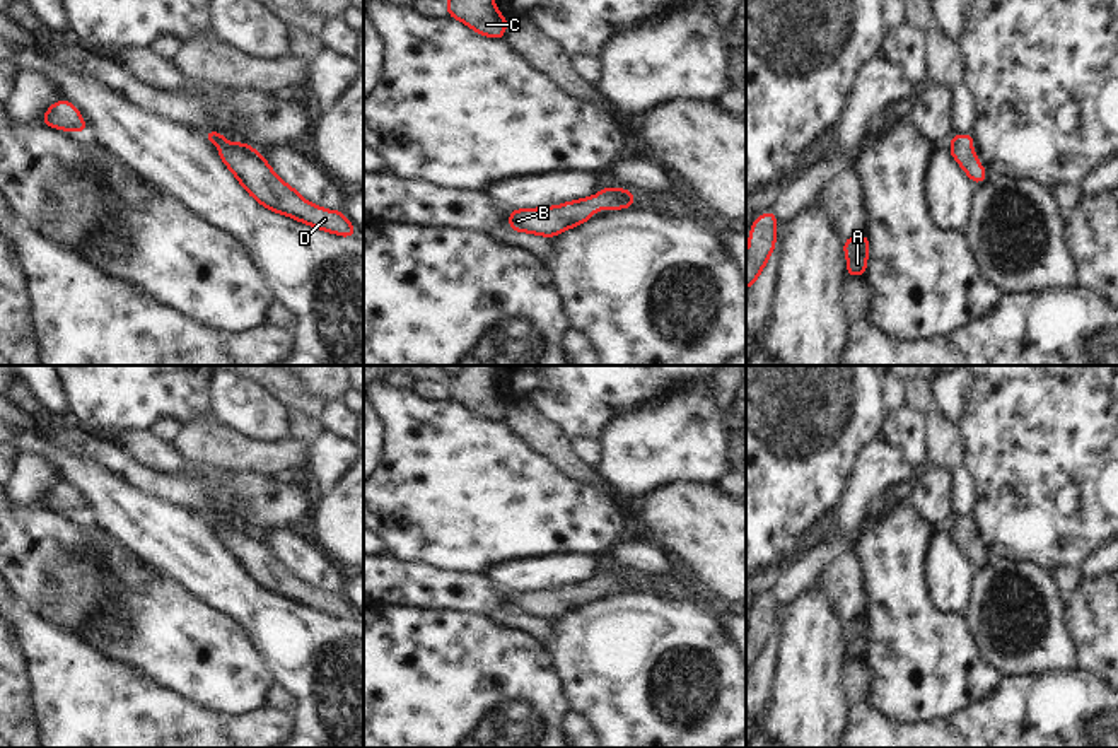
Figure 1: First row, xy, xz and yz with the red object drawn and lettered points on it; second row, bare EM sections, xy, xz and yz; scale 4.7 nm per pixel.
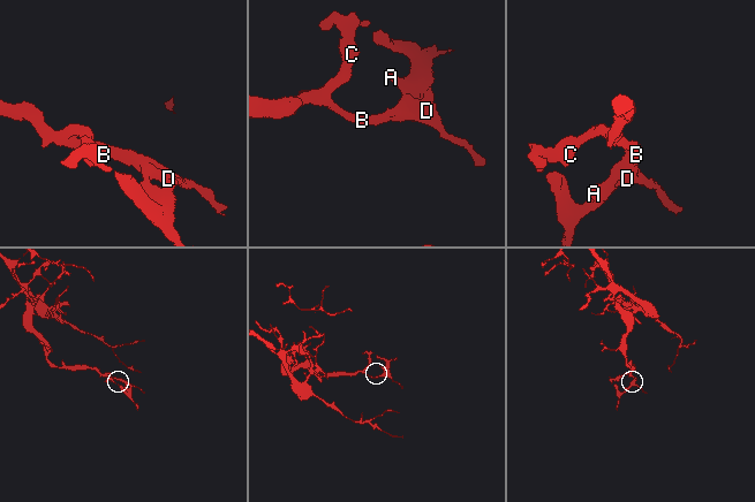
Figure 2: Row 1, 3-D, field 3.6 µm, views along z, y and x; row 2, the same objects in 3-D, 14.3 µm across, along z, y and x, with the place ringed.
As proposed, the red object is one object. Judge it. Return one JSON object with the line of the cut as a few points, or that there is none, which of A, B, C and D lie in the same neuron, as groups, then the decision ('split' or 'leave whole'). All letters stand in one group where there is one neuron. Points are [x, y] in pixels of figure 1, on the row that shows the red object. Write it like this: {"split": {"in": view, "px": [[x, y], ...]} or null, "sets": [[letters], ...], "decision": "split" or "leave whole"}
{"split": null, "sets": [["A", "B", "C", "D"]], "decision": "leave whole"}

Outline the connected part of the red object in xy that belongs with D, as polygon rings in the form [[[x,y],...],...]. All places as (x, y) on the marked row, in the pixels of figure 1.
[[[215,130],[203,131],[210,143],[218,147],[220,161],[230,169],[239,184],[253,200],[273,213],[282,213],[306,225],[341,237],[357,234],[355,225],[341,210],[326,210],[302,198],[266,162],[263,154],[242,142],[229,143],[225,135]]]

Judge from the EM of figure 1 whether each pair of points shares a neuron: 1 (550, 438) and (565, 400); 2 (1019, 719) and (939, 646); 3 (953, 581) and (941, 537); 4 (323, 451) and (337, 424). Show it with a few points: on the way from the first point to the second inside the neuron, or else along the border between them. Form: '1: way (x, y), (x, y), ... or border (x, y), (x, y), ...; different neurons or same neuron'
1: border (519, 403), (535, 407), (570, 438); different neurons
2: border (1004, 678), (994, 692), (956, 712); different neurons
3: way (948, 571), (943, 547); same neuron
4: border (325, 431), (331, 431), (345, 439); different neurons

